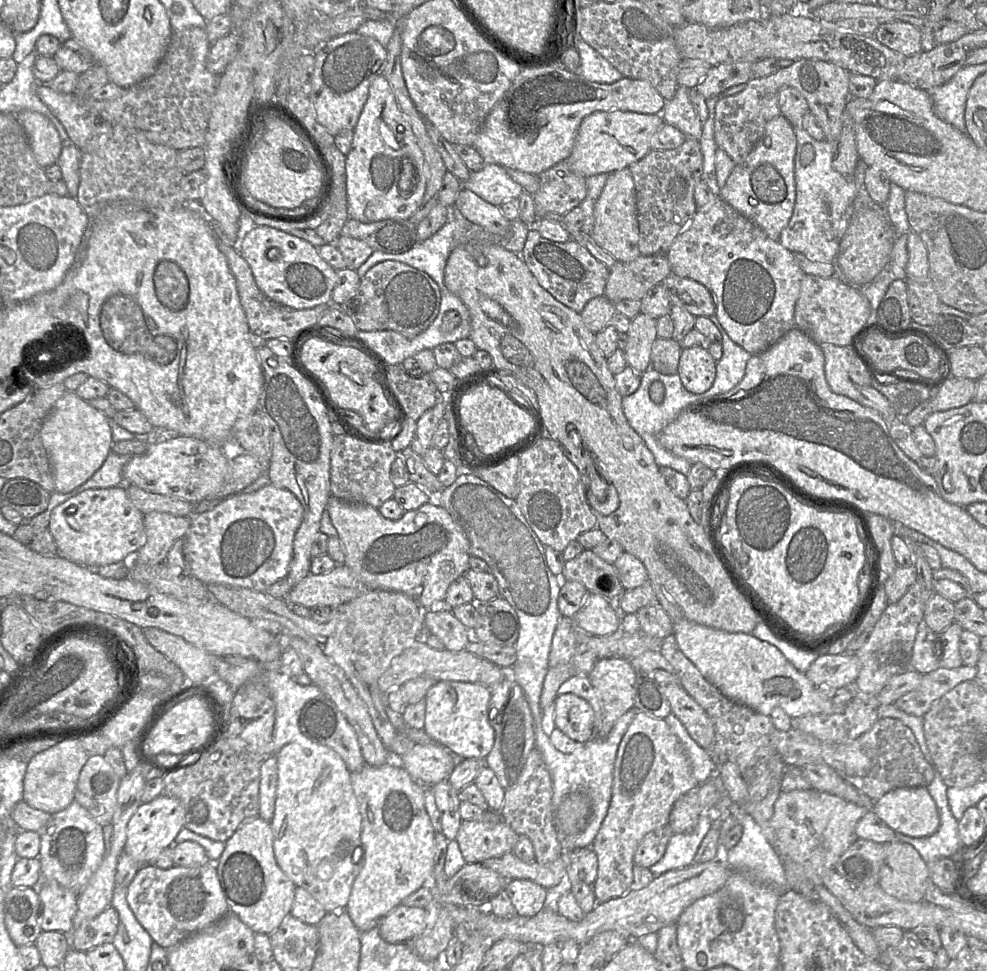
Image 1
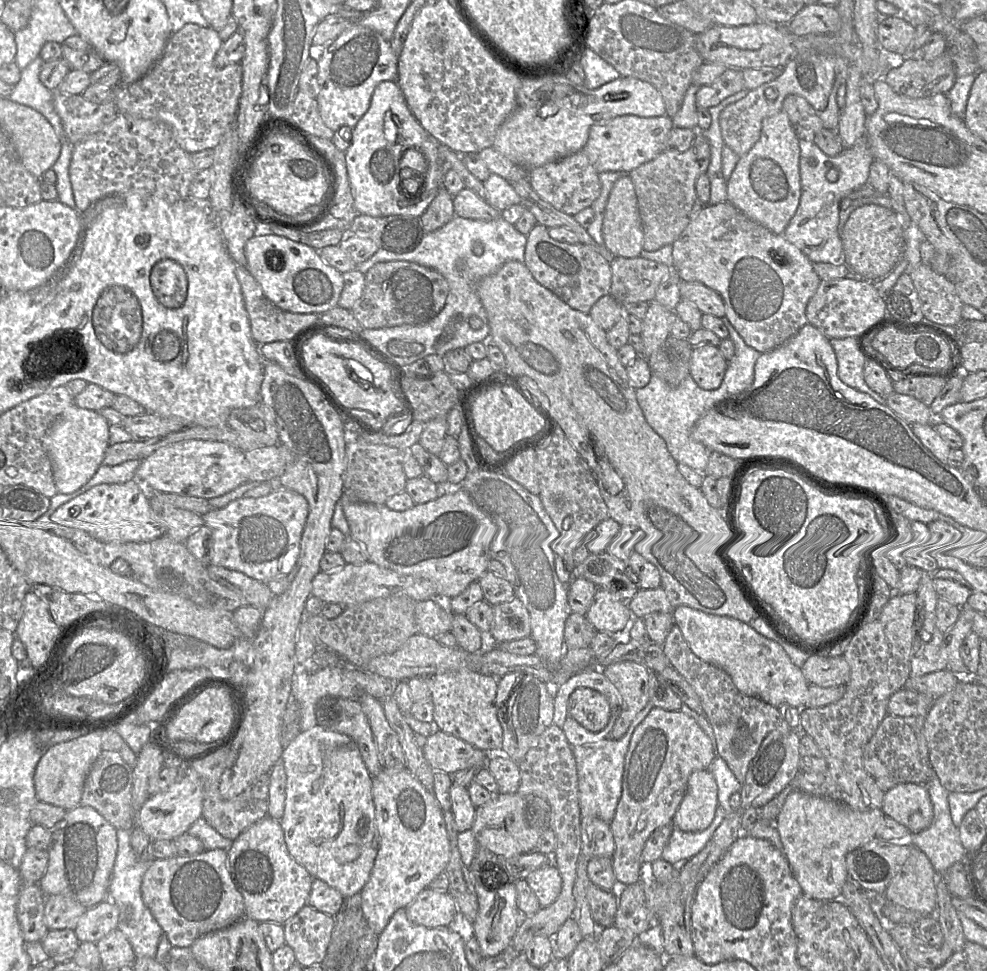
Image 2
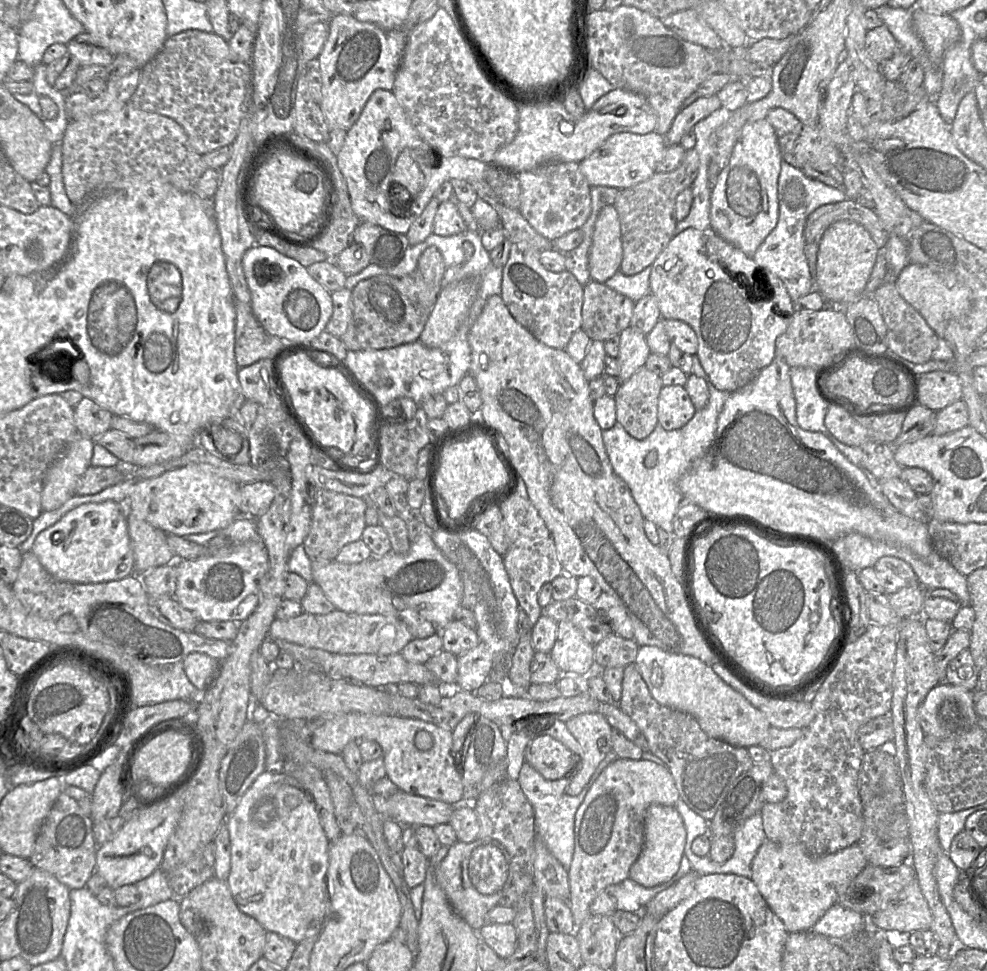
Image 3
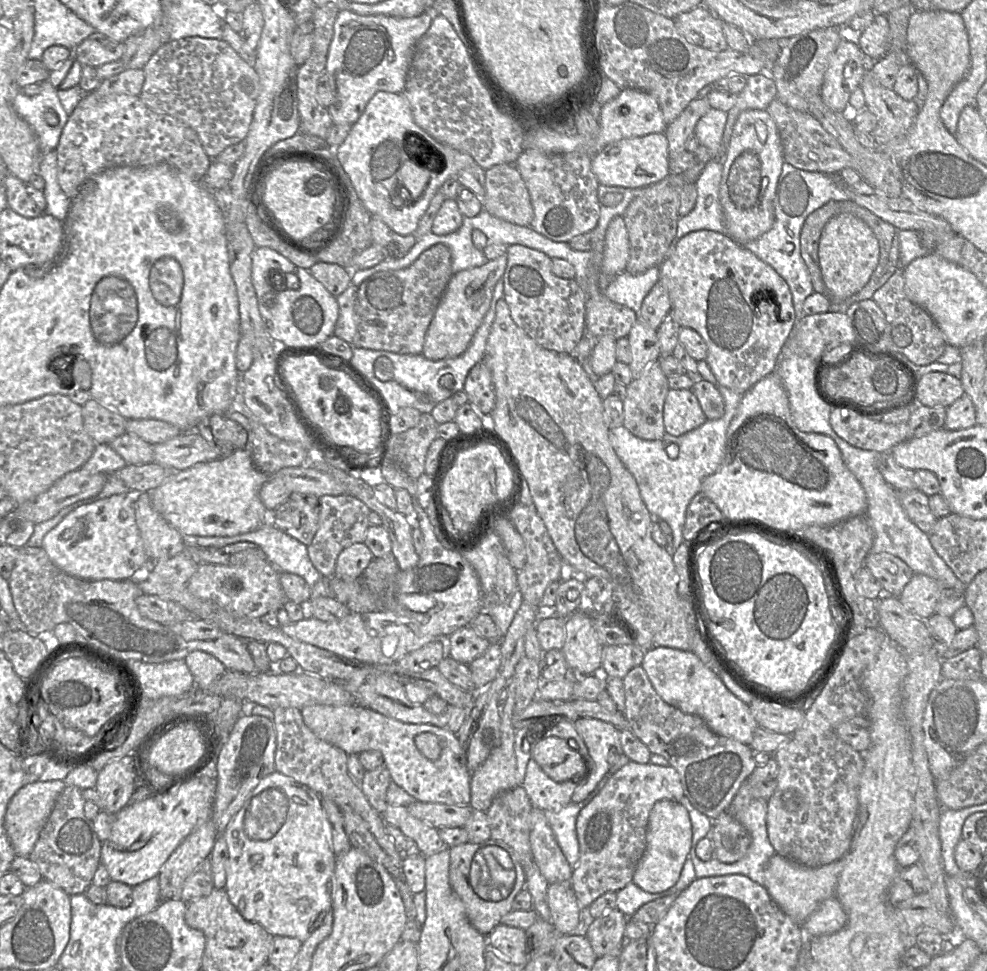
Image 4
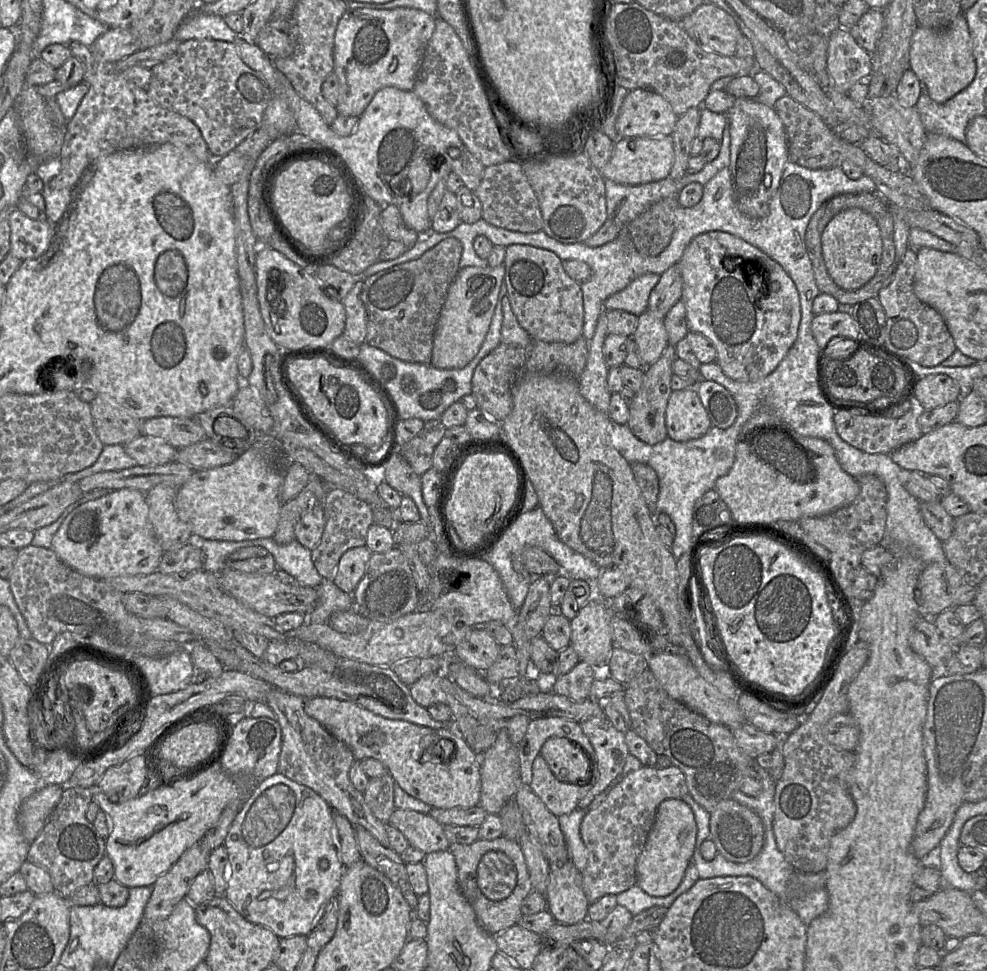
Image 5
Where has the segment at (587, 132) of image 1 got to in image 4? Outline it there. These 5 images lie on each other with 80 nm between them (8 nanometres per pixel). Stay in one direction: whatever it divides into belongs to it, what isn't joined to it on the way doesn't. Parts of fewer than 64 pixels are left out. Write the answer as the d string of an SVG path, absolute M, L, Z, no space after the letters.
M665 133L623 138L591 155L591 168L602 185L643 188L664 179L669 171L669 145Z

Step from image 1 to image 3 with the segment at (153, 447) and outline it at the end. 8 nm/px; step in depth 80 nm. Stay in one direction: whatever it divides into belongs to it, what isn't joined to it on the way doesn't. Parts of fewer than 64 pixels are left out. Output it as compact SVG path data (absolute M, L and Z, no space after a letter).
M221 461L218 466L213 466L207 463L191 463L168 470L157 477L136 479L129 495L131 512L167 534L175 534L181 537L224 529L241 516L238 512L241 484L258 481L271 481L271 473L258 470L250 464L234 465Z

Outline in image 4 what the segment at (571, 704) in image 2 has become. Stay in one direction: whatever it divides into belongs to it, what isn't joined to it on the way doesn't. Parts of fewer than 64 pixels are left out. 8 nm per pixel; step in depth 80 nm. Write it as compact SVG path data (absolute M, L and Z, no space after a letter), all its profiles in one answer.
M580 718L574 721L574 726L588 748L586 768L589 761L591 766L587 779L582 780L575 789L572 802L581 802L592 792L587 797L589 803L620 769L617 769L617 763L624 754L620 742L620 730L608 722L595 718Z

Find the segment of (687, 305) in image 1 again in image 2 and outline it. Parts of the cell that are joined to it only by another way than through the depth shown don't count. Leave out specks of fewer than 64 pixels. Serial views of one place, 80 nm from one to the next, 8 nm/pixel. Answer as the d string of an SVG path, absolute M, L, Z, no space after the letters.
M679 281L681 300L691 301L702 314L725 317L725 307L719 294L699 281Z

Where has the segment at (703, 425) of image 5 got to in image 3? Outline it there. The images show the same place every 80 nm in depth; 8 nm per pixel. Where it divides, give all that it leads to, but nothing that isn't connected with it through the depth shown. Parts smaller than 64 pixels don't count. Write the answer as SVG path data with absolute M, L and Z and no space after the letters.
M679 385L663 386L658 398L658 424L664 430L679 430L695 415L696 408L684 388Z

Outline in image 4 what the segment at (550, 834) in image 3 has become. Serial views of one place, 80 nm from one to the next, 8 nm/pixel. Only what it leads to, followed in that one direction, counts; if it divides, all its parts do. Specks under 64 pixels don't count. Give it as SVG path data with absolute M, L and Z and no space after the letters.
M585 800L564 806L560 810L544 810L545 817L554 833L556 841L572 869L579 860L579 842L576 821L580 811L588 804Z

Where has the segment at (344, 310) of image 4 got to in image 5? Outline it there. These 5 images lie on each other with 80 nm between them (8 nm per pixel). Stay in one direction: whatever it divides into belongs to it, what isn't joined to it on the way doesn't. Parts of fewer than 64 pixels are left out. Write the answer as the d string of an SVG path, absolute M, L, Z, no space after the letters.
M358 280L348 295L340 301L346 312L343 336L361 345L366 339L366 311L362 301L364 282Z

